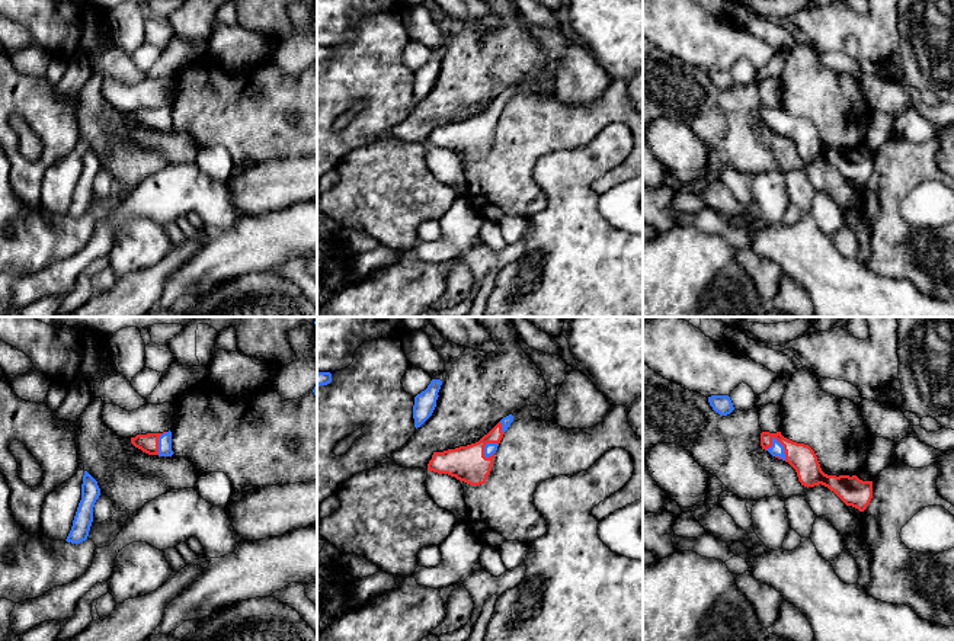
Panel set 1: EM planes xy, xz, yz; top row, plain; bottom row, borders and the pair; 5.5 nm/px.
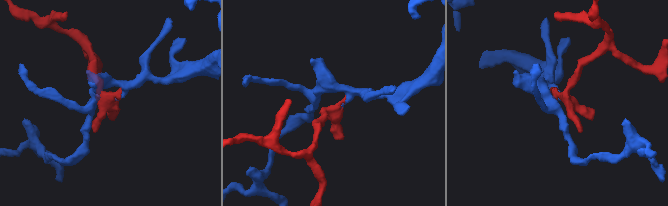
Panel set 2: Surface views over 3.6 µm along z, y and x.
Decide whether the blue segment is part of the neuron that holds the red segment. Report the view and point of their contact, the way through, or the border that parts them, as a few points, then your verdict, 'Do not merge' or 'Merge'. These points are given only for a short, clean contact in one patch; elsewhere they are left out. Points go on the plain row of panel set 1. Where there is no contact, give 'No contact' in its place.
Touches red at yz (784, 122). Path across: yz (800, 131), (784, 122), (777, 124). Merge

